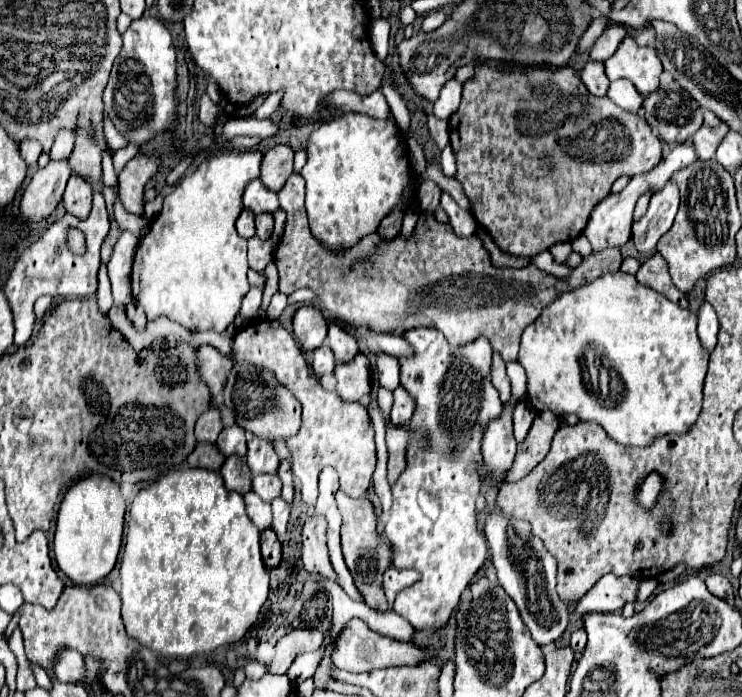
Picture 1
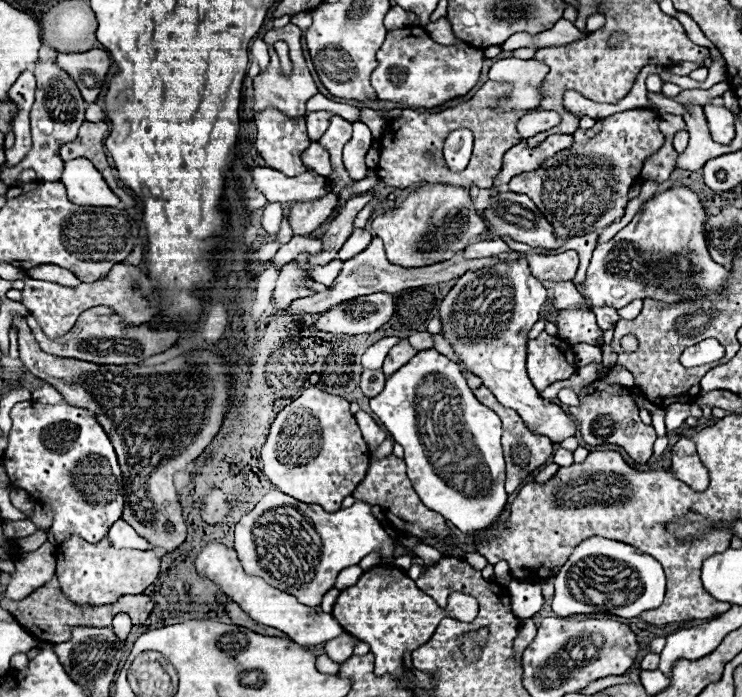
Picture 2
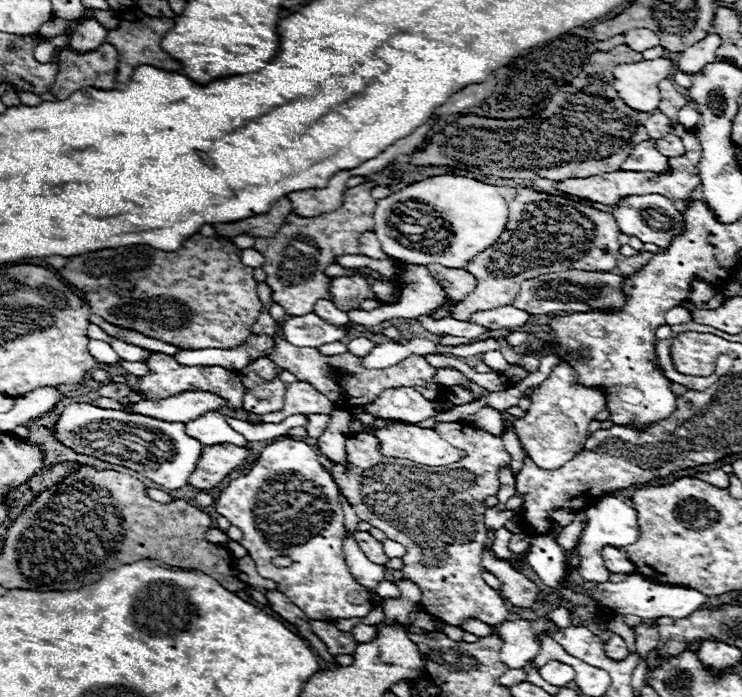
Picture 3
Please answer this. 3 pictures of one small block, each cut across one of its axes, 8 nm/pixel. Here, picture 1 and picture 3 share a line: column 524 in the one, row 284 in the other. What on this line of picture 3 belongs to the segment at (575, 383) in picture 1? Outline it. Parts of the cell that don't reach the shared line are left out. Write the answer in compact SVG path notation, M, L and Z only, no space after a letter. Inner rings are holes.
M360 274L354 276L334 276L330 278L330 296L336 308L350 312L360 306L362 300L378 300L380 298L372 292L366 278Z

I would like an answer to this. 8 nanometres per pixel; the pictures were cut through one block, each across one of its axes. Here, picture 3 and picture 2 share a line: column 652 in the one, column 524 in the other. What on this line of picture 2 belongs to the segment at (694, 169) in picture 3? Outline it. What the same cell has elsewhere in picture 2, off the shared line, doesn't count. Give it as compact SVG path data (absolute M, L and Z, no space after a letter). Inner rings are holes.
M648 92L648 100L652 102L652 110L626 110L598 120L590 130L578 128L570 148L556 152L538 170L514 176L508 184L510 192L530 196L560 238L590 234L620 220L642 164L664 146L664 134L658 130L660 114L684 112L678 102L662 94Z

